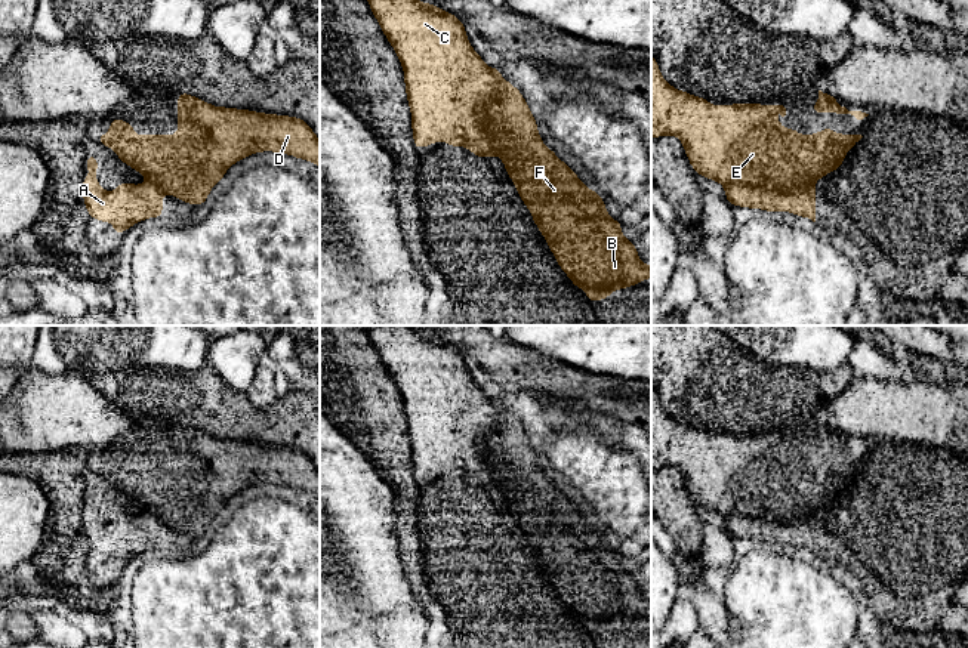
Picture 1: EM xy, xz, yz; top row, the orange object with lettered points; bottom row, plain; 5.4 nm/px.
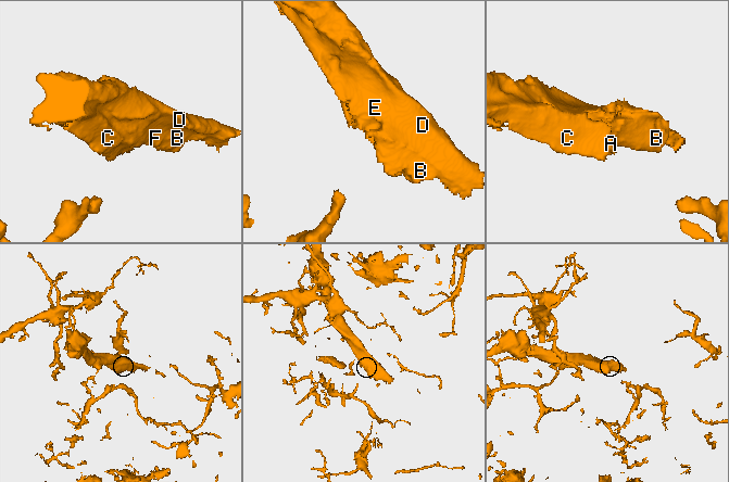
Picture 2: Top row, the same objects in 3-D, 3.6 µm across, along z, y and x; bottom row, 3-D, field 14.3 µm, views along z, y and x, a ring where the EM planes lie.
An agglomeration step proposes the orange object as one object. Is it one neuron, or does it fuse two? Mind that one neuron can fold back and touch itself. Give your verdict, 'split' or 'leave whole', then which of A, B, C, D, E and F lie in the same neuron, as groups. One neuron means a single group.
split; groups A C / B D E F

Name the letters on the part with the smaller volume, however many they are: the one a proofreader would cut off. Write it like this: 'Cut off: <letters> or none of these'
Cut off: B, D, E, F

